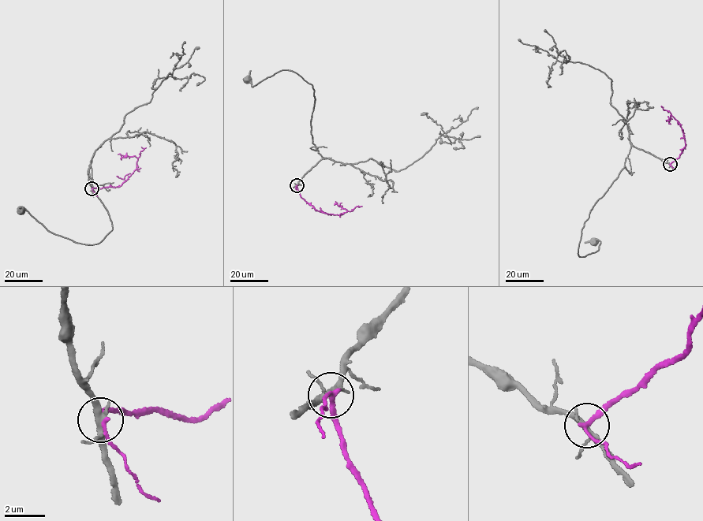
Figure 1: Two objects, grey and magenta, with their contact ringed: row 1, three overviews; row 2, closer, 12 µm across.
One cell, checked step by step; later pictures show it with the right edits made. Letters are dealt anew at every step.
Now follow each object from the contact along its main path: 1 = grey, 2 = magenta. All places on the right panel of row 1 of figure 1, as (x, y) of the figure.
1: (670, 164), (631, 146), (624, 168), (593, 206), (584, 223), (579, 256), (599, 249), (600, 242), (595, 240)
2: (670, 164), (678, 158), (685, 146), (684, 136), (680, 124), (672, 116), (666, 121)

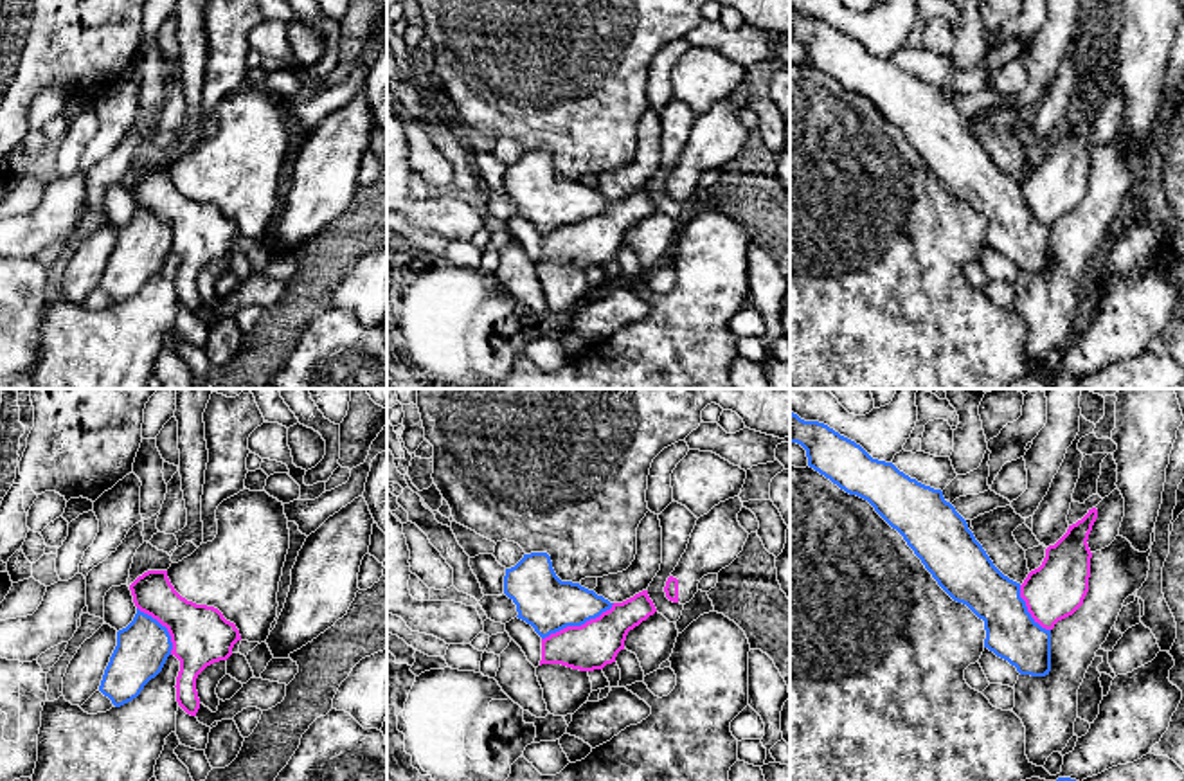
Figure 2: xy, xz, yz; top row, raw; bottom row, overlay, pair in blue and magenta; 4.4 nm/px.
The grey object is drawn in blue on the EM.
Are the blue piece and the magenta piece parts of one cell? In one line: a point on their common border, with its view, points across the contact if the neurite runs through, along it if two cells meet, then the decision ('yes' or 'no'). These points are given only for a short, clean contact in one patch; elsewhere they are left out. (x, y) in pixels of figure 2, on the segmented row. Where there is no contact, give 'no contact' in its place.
meets blue in xz at (578, 625); no

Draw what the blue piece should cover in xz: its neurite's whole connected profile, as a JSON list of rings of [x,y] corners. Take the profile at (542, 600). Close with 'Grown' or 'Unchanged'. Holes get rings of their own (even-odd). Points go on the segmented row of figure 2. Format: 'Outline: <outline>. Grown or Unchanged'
Outline: [[[547,552],[524,554],[515,567],[506,569],[504,594],[516,605],[516,617],[531,624],[542,639],[567,626],[581,626],[614,605],[579,583],[561,581]]]. Unchanged

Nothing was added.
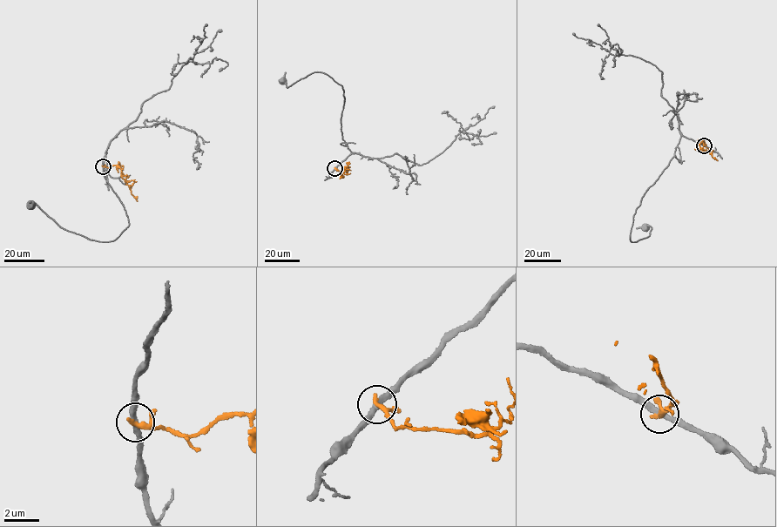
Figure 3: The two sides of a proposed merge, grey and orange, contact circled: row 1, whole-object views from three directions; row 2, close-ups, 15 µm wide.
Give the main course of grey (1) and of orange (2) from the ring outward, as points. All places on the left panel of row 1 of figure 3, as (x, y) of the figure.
1: (103, 165), (107, 147), (105, 174), (129, 224), (112, 240), (90, 239), (68, 231), (31, 205)
2: (102, 165), (118, 165), (122, 169), (122, 178), (137, 201)

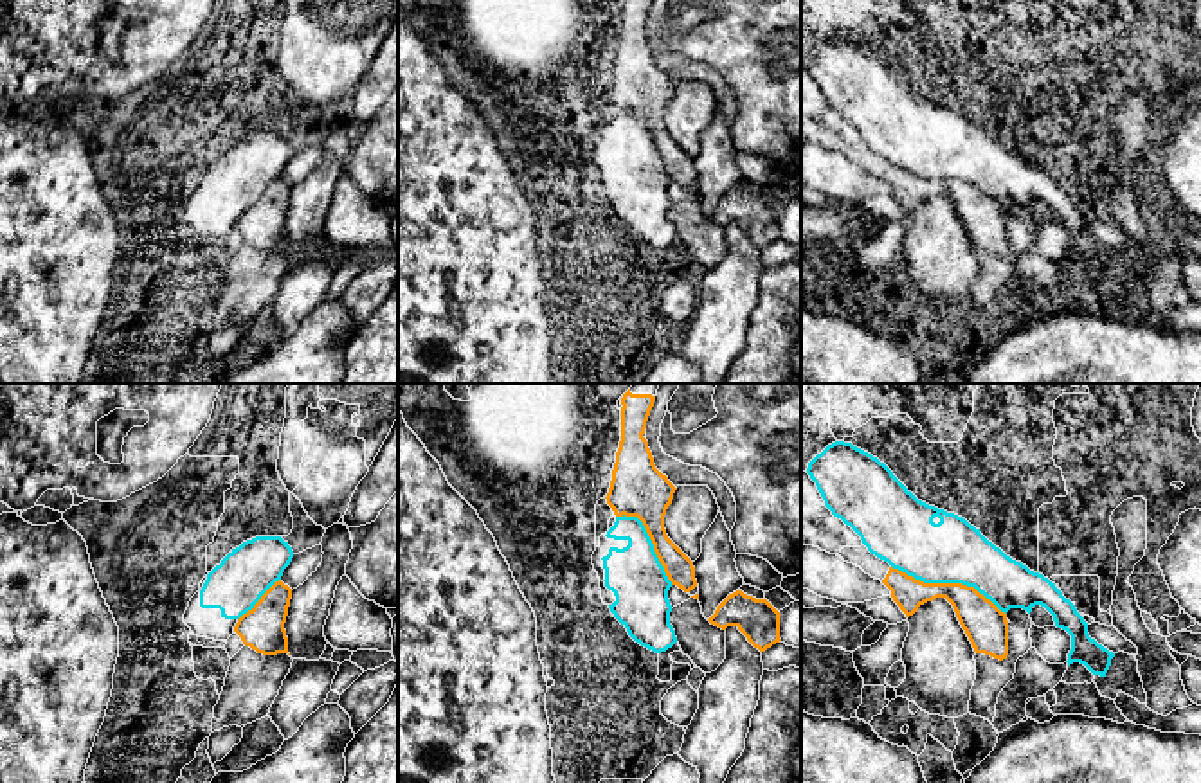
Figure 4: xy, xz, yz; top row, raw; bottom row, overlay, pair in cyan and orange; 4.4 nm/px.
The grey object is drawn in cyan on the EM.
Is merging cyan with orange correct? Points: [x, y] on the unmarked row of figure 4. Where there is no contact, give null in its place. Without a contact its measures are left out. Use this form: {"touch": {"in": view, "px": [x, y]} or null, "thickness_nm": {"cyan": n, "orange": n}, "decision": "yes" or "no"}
{"touch": {"in": "yz", "px": [949, 179]}, "thickness_nm": {"cyan": 280, "orange": 190}, "decision": "no"}

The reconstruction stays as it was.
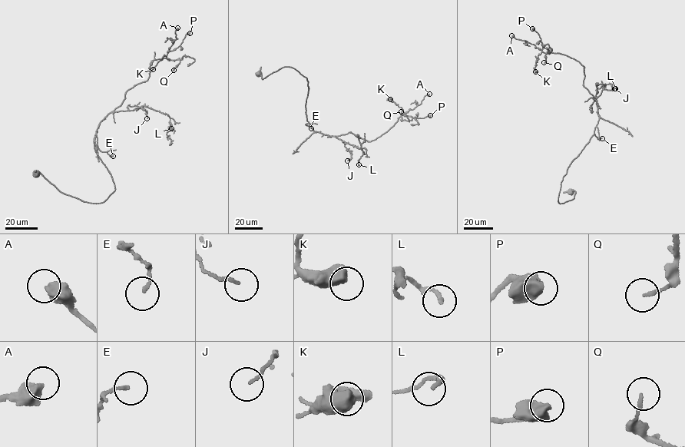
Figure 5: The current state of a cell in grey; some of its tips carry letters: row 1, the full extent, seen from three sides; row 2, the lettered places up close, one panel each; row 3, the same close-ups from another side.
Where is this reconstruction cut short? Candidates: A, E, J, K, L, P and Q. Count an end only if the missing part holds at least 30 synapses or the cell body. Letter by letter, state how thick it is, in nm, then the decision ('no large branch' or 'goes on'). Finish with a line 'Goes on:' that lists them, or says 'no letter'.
A: 550 nm | no large branch
E: 120 nm | no large branch
J: 100 nm | no large branch
K: 550 nm | no large branch
L: 150 nm | no large branch
P: 600 nm | no large branch
Q: 130 nm | no large branch
Goes on: no letter

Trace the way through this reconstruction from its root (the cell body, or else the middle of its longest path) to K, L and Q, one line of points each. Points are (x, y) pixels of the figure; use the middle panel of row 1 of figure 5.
K: (259, 74), (288, 66), (307, 78), (307, 120), (329, 135), (378, 137), (404, 113), (390, 99)
L: (259, 74), (263, 79), (288, 66), (307, 78), (306, 114), (311, 127), (365, 148), (359, 164)
Q: (259, 74), (288, 66), (307, 78), (307, 120), (323, 134), (371, 141), (400, 116), (408, 120), (401, 111)

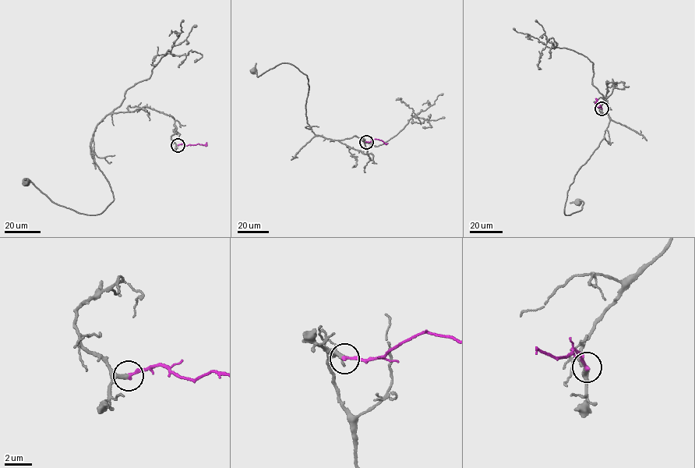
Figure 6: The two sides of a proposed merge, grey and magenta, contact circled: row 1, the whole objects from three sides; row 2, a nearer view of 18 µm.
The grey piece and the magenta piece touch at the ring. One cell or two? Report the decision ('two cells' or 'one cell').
one cell

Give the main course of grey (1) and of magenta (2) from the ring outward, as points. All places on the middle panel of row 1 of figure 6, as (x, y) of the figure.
1: (365, 142), (371, 160), (312, 131), (308, 79), (291, 64), (258, 77), (254, 72)
2: (366, 142), (375, 139), (388, 143)

